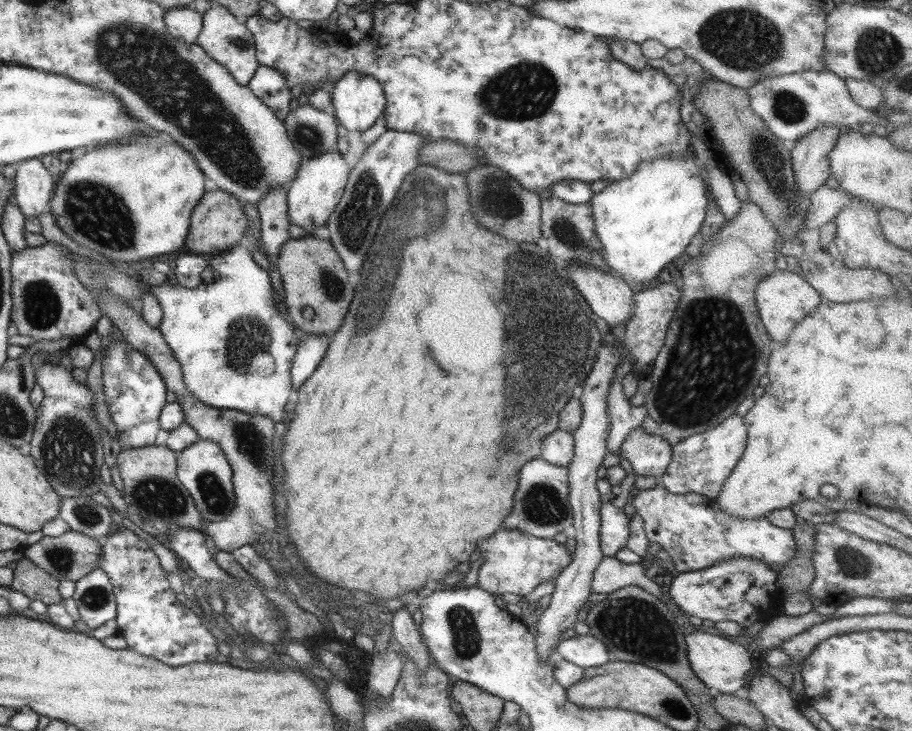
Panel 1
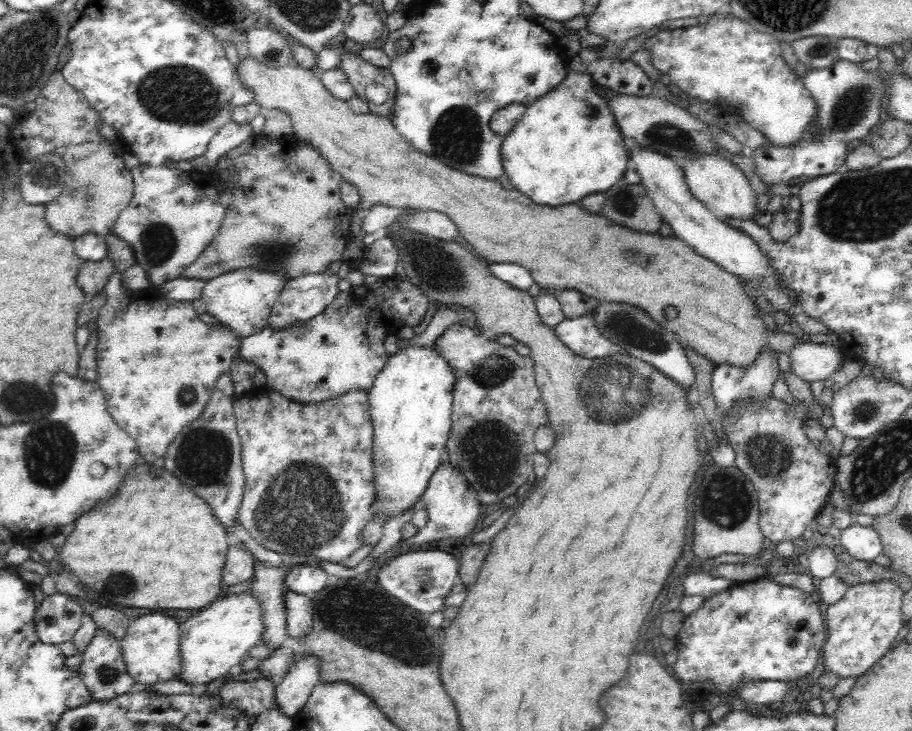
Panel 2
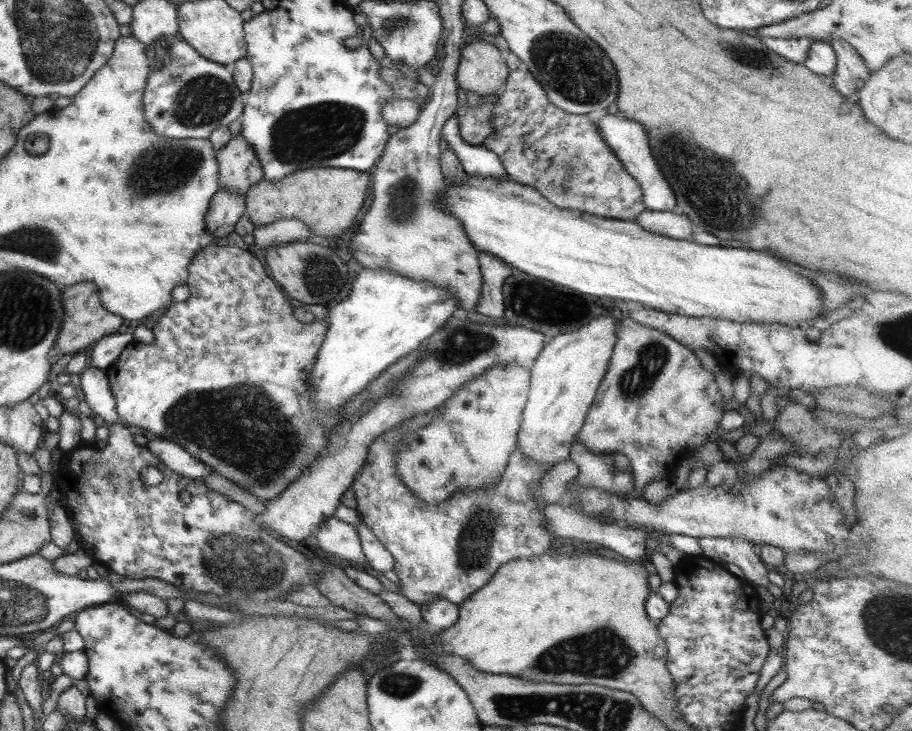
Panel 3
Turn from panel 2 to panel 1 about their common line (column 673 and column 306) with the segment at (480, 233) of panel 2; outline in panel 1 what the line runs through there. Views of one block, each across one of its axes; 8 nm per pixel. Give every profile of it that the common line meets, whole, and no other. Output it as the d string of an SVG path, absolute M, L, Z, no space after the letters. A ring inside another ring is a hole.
M313 236L287 239L279 249L275 267L285 292L285 310L298 334L329 334L341 326L353 296L353 286L349 284L342 260L327 239Z

